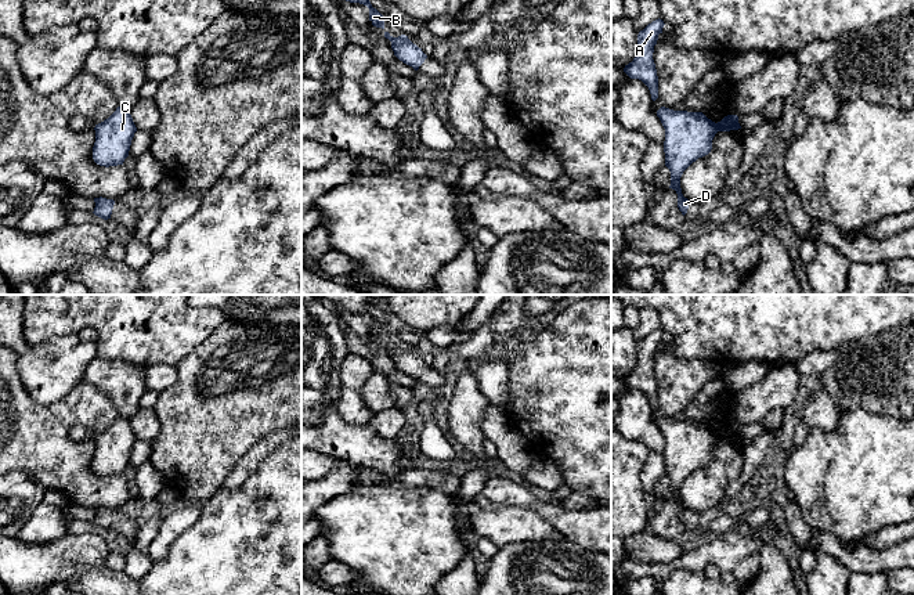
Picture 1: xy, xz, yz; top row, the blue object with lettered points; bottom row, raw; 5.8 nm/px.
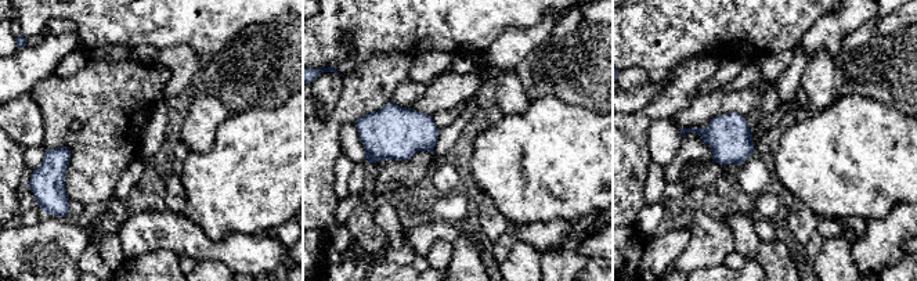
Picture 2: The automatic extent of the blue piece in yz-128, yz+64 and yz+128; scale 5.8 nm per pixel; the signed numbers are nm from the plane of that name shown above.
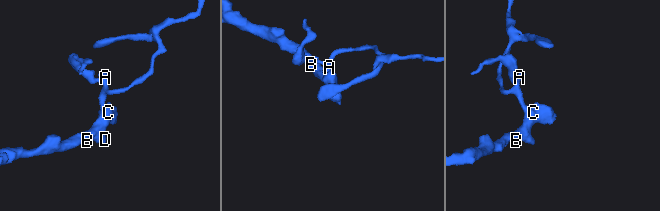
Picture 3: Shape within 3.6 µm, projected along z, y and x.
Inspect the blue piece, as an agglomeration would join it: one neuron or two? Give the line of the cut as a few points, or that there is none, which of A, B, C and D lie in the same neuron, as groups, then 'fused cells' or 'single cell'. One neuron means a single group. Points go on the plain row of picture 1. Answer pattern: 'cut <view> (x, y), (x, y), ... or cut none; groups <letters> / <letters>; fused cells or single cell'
cut none; groups A B C D; single cell

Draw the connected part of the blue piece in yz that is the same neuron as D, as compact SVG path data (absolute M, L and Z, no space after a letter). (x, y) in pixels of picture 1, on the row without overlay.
M661 416L657 421L665 439L665 476L671 482L671 495L678 504L678 518L684 526L690 511L683 506L680 487L683 482L698 468L708 465L712 450L718 441L741 439L737 425L727 425L715 433L702 422L673 421Z

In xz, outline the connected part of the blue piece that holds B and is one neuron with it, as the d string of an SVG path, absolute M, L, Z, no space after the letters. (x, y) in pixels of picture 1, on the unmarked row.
M315 295L318 298L329 299L339 309L360 313L369 318L369 331L373 336L384 339L384 327L372 317L369 309L369 298L366 295Z

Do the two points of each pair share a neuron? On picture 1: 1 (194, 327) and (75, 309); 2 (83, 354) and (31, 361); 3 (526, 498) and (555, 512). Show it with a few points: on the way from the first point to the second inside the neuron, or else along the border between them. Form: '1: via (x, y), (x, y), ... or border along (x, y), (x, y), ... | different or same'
1: via (165, 327), (161, 327), (138, 309), (104, 309) | same
2: via (71, 356), (58, 364), (43, 364) | same
3: border along (560, 504), (537, 504), (530, 507) | different

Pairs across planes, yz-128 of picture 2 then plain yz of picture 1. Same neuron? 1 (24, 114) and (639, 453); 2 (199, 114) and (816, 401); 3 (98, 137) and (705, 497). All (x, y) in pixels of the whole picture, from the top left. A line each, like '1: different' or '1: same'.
1: different
2: same
3: same

